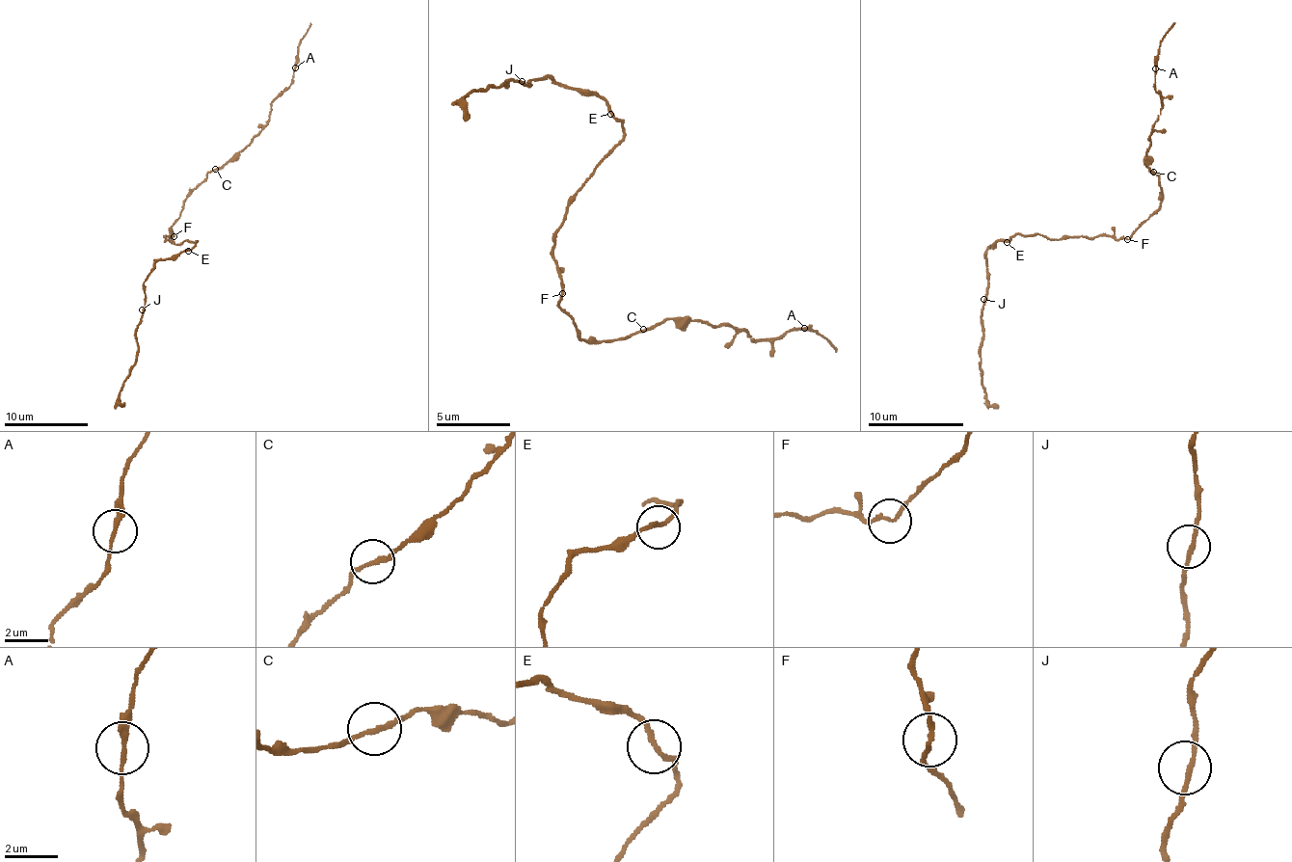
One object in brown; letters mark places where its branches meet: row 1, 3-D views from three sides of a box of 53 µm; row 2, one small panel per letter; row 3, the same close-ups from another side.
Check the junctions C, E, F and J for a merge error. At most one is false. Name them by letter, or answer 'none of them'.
none of them

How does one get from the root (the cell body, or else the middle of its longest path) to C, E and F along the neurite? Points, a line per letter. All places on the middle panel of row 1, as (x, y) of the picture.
C: (552, 255), (563, 288), (557, 309), (574, 321), (576, 335), (602, 342), (626, 339), (642, 331)
E: (552, 255), (555, 229), (567, 211), (567, 201), (581, 186), (593, 168), (623, 138), (623, 123), (610, 114)
F: (552, 255), (563, 293)

